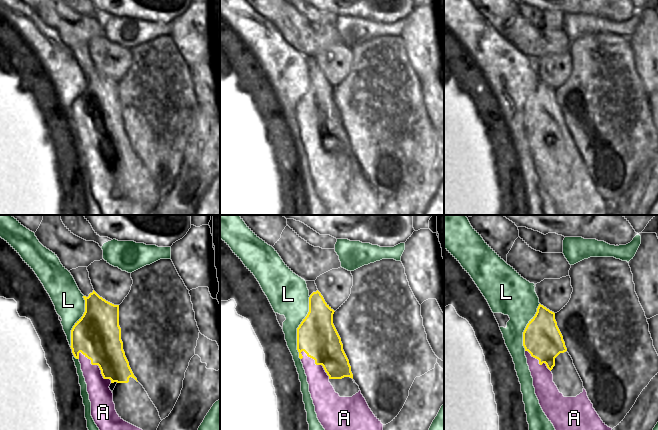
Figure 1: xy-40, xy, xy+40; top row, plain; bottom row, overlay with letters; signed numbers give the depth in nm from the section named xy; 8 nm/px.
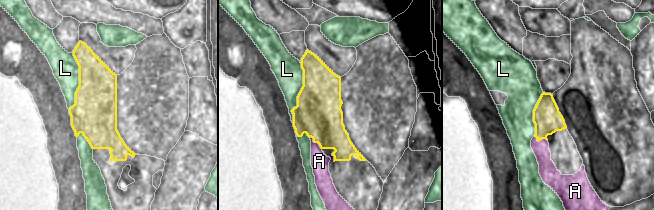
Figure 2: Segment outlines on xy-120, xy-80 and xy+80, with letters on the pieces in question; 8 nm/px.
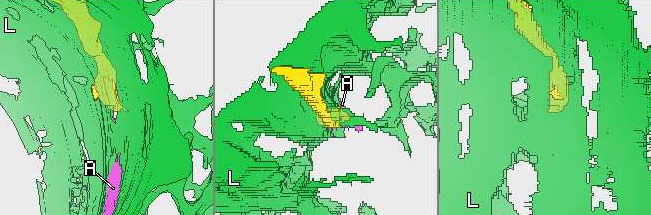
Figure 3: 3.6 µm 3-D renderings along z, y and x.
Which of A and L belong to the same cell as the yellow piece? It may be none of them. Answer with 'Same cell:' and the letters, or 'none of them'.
Same cell: none of them

